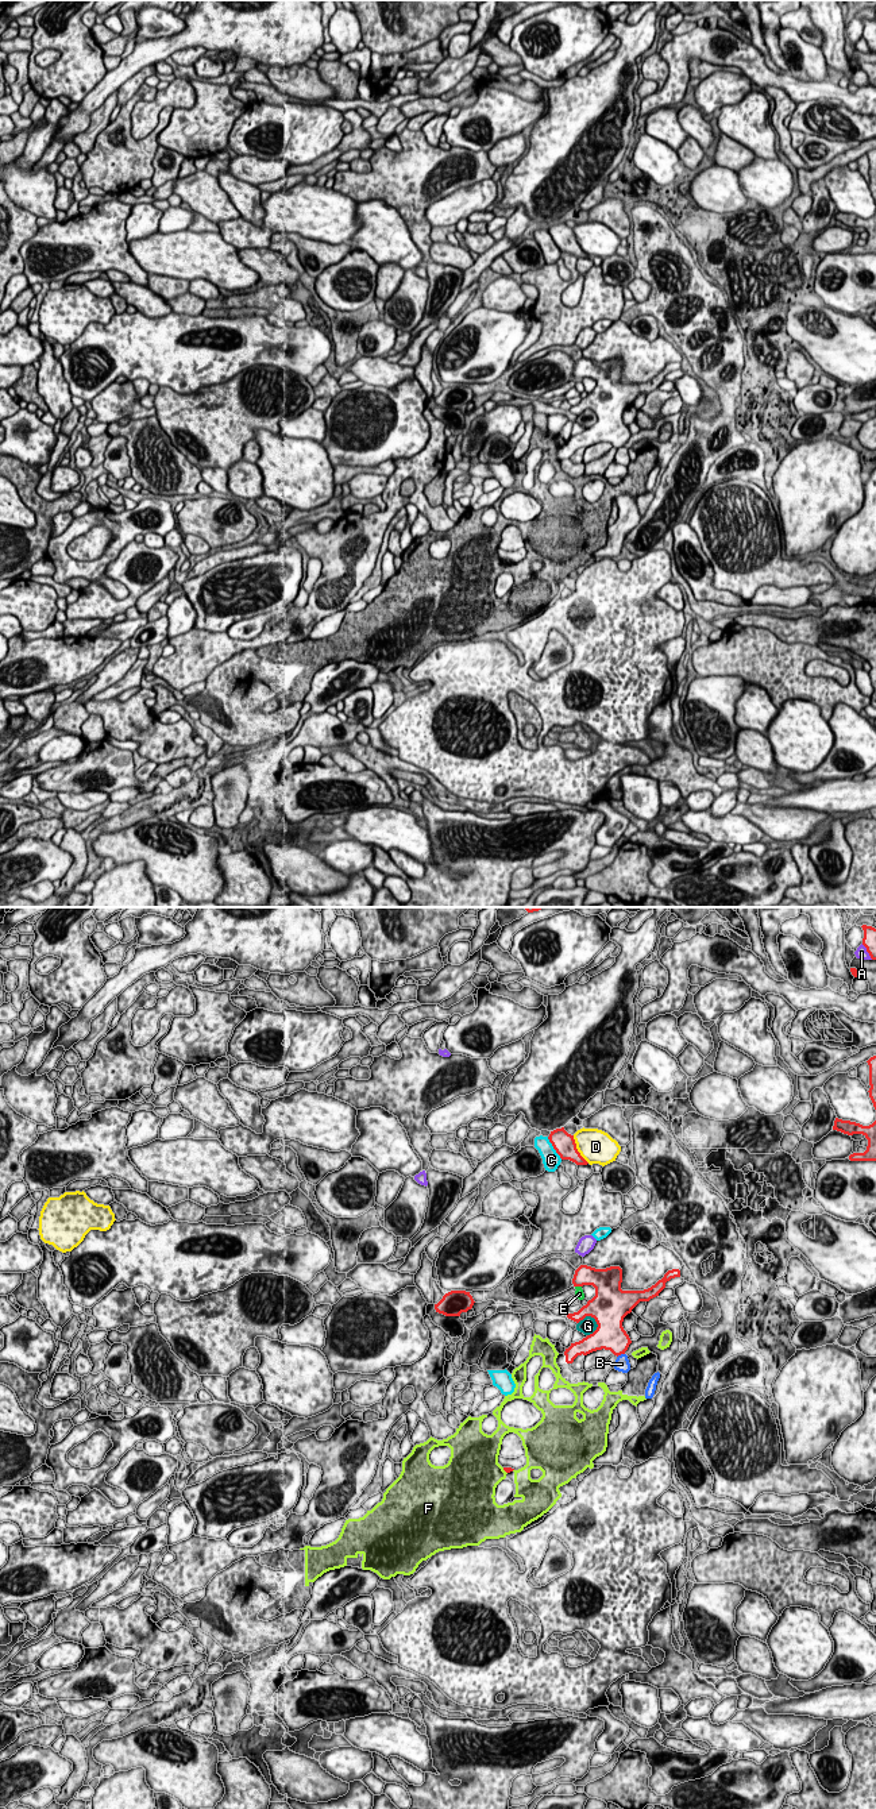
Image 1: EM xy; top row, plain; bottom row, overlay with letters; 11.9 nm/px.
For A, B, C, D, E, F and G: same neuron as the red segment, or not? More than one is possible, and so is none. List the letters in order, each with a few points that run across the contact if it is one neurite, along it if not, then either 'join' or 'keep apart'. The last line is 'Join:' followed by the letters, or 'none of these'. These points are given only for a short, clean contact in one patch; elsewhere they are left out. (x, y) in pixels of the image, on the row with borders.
A: keep apart
B: keep apart
C: keep apart
D: keep apart
E: keep apart
F: keep apart
G: keep apart
Join: none of these

